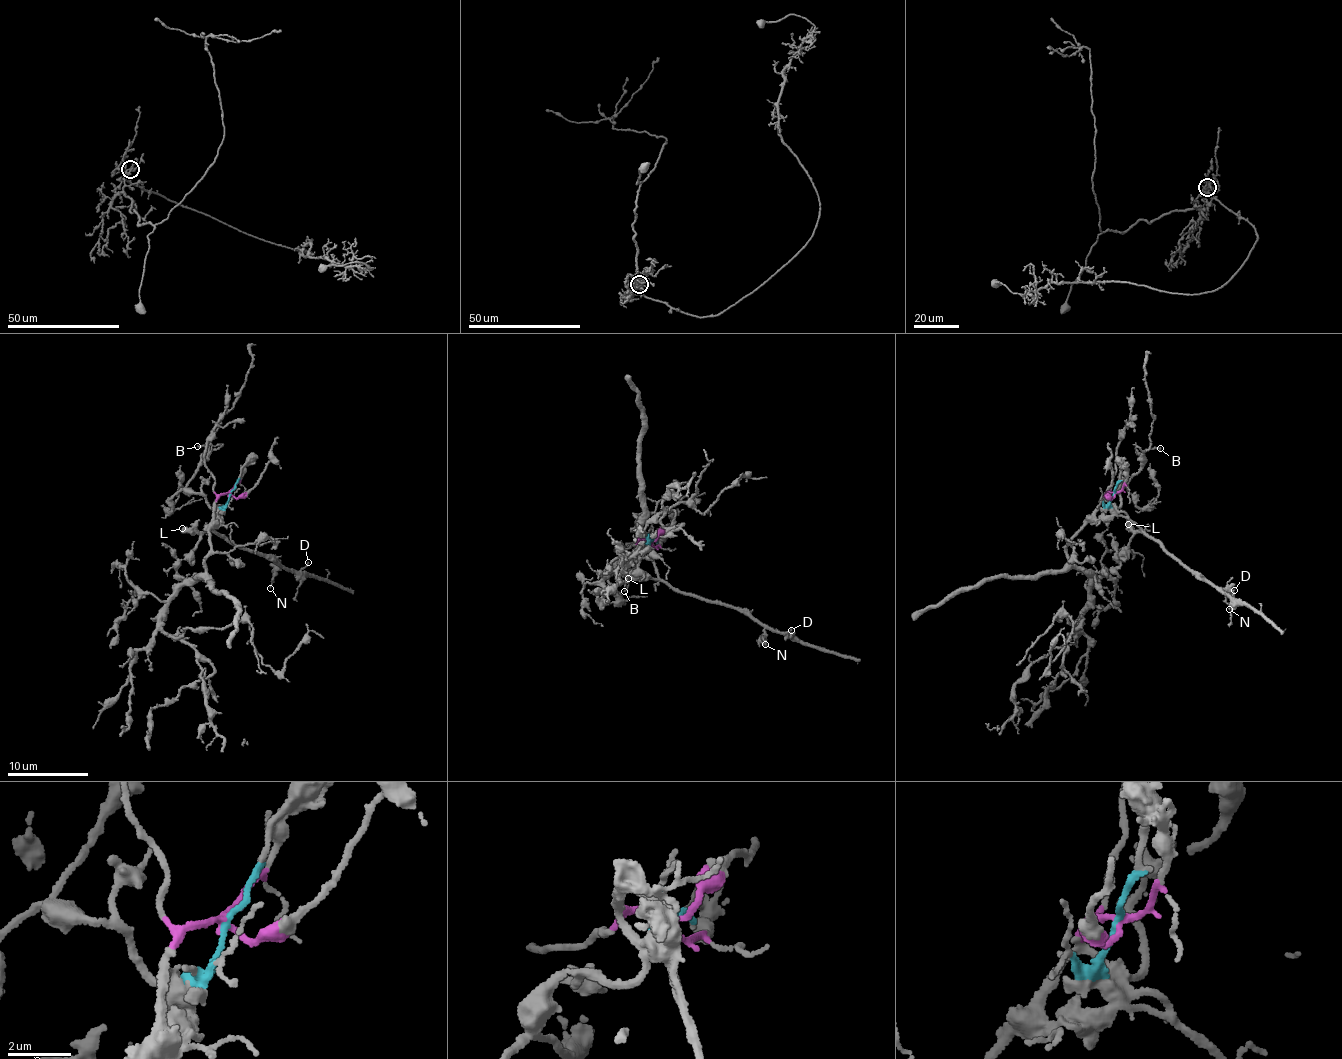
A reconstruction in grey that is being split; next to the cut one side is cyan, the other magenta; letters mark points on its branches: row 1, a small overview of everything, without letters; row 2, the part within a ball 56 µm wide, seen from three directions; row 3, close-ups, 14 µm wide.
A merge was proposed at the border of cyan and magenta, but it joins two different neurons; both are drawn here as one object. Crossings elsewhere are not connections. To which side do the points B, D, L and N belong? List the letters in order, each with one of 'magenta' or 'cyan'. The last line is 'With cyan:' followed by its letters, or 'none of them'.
B: magenta
D: cyan
L: cyan
N: cyan
With cyan: D, L, N

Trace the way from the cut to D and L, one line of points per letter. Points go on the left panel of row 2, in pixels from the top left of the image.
D: (230, 494), (212, 526), (215, 531), (243, 547), (274, 554), (282, 566), (294, 572), (300, 572), (307, 561)
L: (230, 494), (229, 502), (209, 528), (185, 532), (181, 528)

